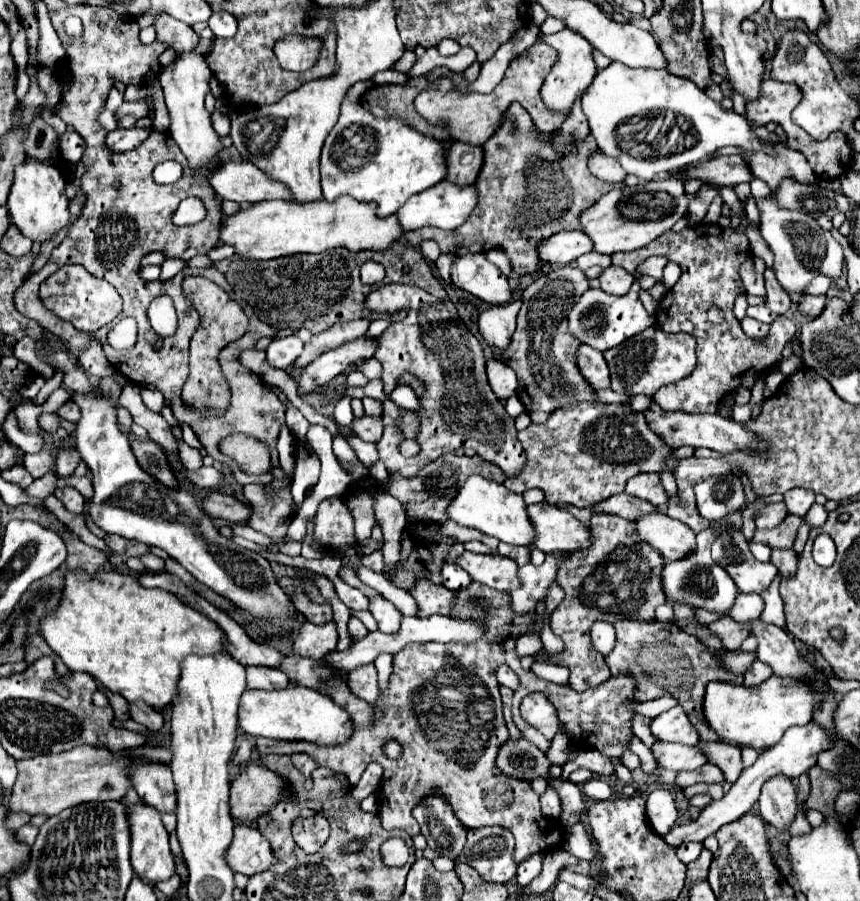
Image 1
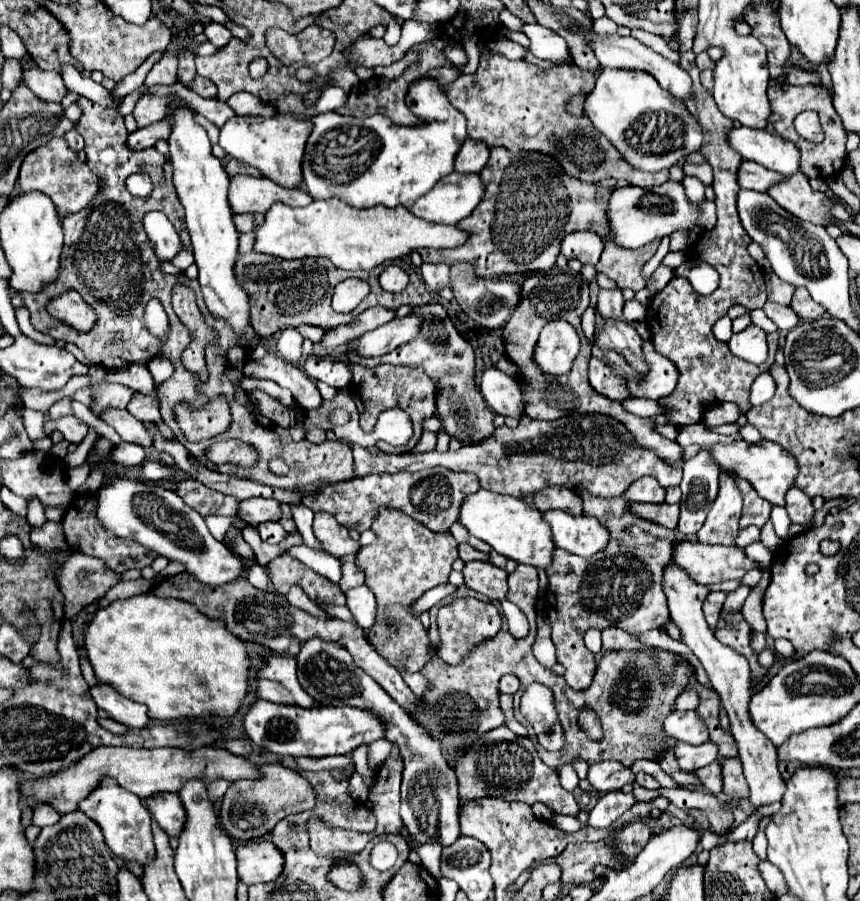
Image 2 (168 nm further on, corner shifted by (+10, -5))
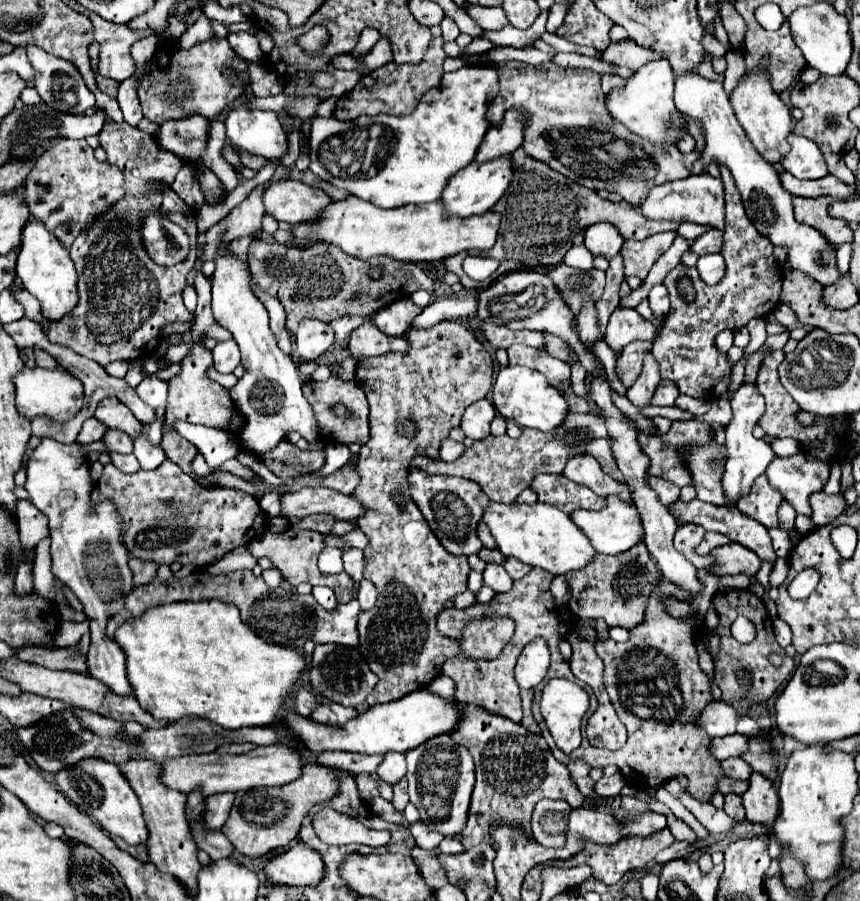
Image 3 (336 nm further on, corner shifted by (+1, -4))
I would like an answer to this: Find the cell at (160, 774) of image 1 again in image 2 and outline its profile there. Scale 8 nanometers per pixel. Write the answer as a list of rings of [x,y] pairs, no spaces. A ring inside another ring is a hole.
[[[153,794],[143,798],[143,804],[169,836],[177,836],[181,832],[185,824],[185,808],[177,794]]]

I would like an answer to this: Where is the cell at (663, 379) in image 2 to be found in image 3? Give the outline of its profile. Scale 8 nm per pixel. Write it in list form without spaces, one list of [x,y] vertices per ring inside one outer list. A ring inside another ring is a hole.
[[[662,381],[652,397],[652,405],[658,405],[658,407],[672,407],[676,397],[680,395],[678,391],[678,385],[674,385],[674,381]]]

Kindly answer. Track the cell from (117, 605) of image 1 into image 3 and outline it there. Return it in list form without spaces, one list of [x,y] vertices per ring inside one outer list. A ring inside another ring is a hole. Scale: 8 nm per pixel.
[[[198,601],[198,603],[170,603],[170,605],[162,605],[156,609],[148,609],[142,617],[138,619],[128,619],[124,621],[116,635],[114,641],[124,649],[126,653],[126,667],[128,667],[128,681],[132,683],[134,695],[140,701],[140,705],[144,709],[148,709],[152,713],[154,719],[166,719],[166,721],[178,721],[186,715],[196,715],[208,721],[216,721],[216,725],[220,725],[222,729],[242,729],[242,727],[270,727],[276,725],[280,721],[280,707],[284,703],[284,699],[288,697],[288,693],[292,691],[292,687],[296,685],[296,681],[302,677],[304,669],[306,669],[306,659],[302,653],[298,653],[296,649],[290,647],[282,647],[282,645],[274,645],[268,641],[262,641],[262,637],[254,635],[250,629],[246,629],[246,623],[240,619],[240,613],[234,605],[226,605],[224,601]]]

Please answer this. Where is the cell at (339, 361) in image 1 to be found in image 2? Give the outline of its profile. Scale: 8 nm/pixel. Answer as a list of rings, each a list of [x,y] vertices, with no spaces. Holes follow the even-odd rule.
[[[409,314],[405,318],[395,318],[393,322],[387,322],[385,326],[379,326],[377,330],[365,332],[361,338],[355,338],[349,342],[349,346],[355,350],[361,358],[371,356],[385,356],[387,352],[395,350],[397,346],[413,340],[417,336],[421,318]]]

